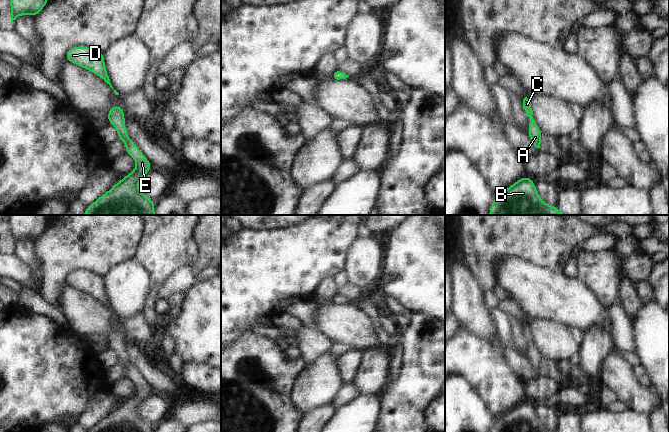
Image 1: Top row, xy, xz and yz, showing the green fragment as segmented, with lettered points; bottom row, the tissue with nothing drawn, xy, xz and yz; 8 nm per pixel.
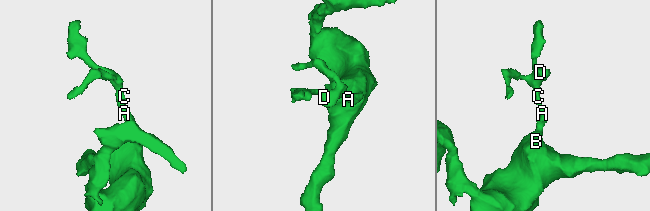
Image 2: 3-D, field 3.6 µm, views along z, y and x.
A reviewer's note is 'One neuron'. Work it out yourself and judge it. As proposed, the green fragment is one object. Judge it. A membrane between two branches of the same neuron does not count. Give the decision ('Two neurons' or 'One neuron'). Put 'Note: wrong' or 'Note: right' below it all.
One neuron.
Note: right

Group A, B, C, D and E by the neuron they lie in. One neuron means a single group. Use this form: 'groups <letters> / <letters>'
groups A B C D E

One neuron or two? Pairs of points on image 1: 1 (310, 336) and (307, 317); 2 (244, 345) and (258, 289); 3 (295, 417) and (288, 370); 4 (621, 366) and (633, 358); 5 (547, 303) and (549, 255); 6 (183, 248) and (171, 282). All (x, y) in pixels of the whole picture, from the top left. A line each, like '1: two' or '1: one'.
1: two
2: two
3: one
4: two
5: two
6: two

